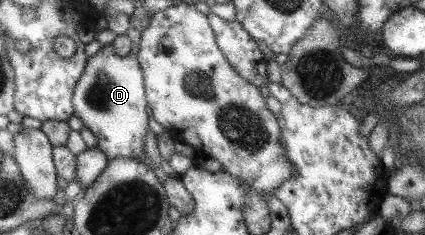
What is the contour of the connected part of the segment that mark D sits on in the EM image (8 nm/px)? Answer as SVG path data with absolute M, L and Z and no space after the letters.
M102 45L94 56L87 58L84 71L71 99L73 116L80 119L94 138L96 146L108 159L140 160L148 131L149 113L143 88L143 73L134 54L117 56L112 45Z

